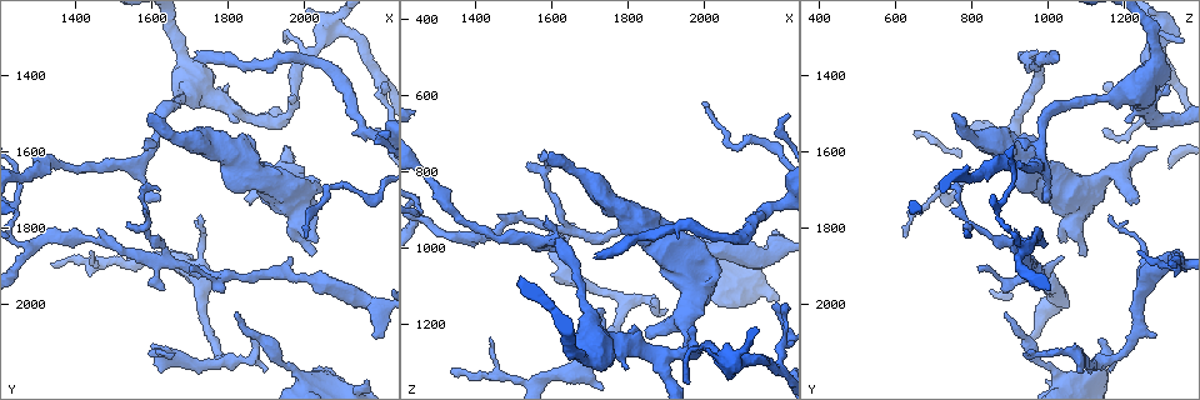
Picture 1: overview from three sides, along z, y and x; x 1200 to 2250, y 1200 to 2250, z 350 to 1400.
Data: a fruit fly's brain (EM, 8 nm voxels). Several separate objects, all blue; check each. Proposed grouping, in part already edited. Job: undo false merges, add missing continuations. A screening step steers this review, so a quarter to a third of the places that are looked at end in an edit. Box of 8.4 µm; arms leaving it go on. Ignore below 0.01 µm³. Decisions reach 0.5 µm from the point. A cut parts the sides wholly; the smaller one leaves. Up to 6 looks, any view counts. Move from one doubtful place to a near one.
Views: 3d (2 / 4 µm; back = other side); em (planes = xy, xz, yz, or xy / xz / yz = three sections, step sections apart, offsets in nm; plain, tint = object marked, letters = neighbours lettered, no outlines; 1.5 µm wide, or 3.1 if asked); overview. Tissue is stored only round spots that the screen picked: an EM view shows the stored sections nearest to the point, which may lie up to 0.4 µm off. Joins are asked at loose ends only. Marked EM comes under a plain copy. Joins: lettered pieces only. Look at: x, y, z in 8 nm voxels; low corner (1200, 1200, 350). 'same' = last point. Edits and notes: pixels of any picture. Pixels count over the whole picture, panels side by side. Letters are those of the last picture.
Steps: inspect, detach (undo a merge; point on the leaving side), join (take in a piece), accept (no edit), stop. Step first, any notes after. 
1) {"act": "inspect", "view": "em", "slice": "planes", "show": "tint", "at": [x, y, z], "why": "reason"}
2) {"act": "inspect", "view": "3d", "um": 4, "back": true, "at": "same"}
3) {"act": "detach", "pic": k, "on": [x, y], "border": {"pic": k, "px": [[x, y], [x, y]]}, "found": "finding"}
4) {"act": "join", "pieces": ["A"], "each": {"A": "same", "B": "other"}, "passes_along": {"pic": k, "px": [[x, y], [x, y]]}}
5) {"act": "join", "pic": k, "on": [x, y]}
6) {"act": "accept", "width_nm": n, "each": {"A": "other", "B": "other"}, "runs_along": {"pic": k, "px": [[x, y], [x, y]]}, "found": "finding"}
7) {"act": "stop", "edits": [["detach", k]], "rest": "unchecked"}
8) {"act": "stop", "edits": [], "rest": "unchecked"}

{"act": "inspect", "view": "em", "slice": "planes", "show": "letters", "at": [1855, 1735, 1240], "why": "free end"}

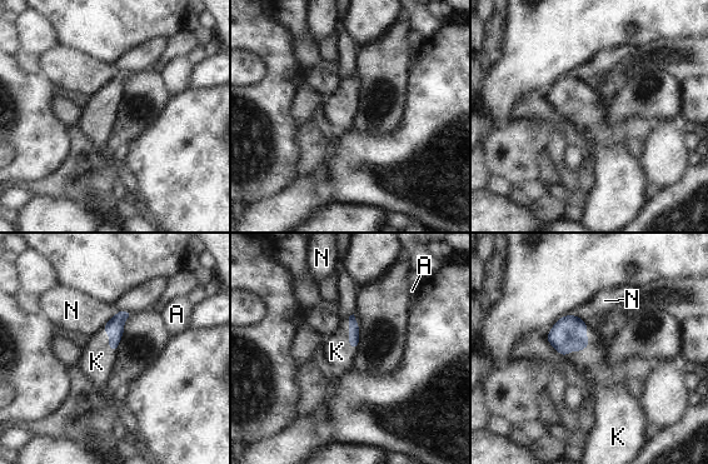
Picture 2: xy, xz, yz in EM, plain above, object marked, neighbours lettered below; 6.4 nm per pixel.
{"act": "join", "pieces": ["K"], "each": {"A": "other", "K": "same", "N": "other"}, "found": "the neuron continues"}

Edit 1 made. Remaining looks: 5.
{"act": "inspect", "view": "em", "slice": "planes", "show": "tint", "at": [1995, 1825, 625], "why": "branch stops here"}

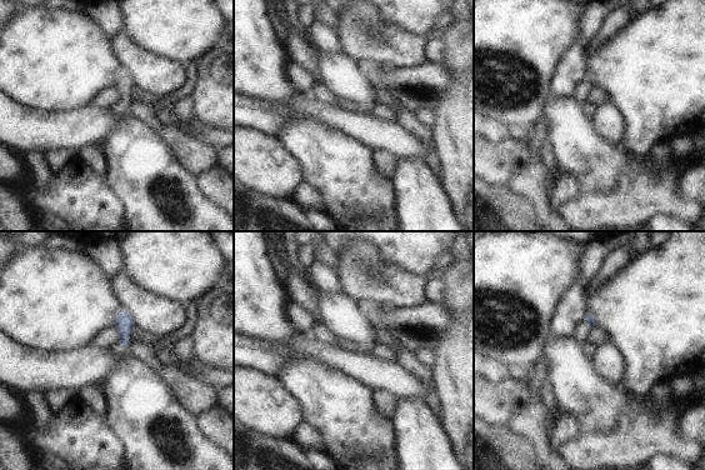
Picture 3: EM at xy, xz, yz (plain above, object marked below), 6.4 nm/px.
{"act": "inspect", "view": "em", "slice": "planes", "show": "letters", "at": "same"}

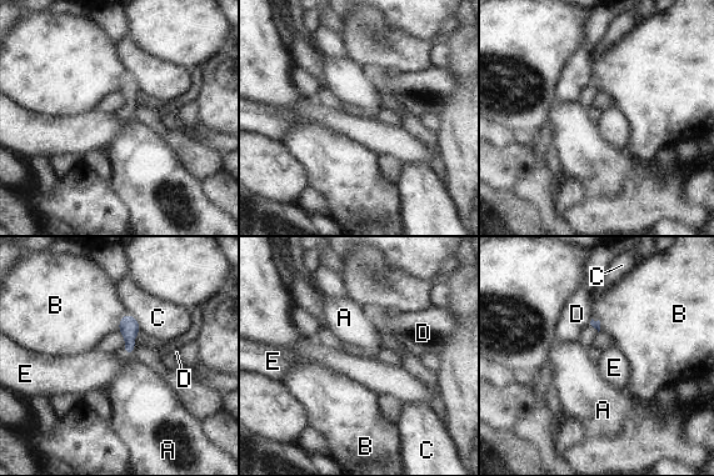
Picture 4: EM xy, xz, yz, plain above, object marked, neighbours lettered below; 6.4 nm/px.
{"act": "accept", "width_nm": 90, "each": {"A": "other", "B": "other", "C": "other", "D": "other", "E": "other"}, "border": {"pic": 4, "px": [[123, 350], [129, 354]]}, "found": "none of them fits"}

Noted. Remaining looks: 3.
{"act": "inspect", "view": "3d", "um": 2, "at": [1600, 1505, 745], "why": "free end"}

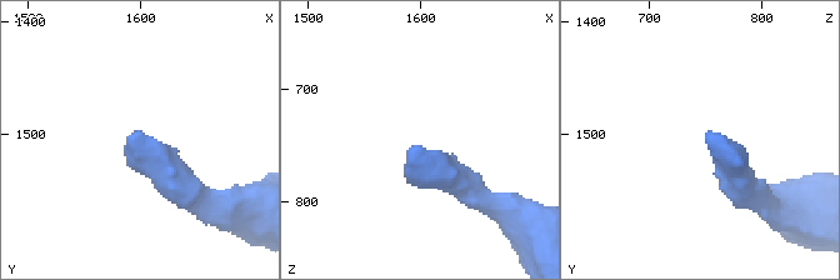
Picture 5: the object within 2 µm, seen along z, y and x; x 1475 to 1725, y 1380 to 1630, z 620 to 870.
{"act": "inspect", "view": "em", "slice": "planes", "show": "tint", "at": [1592, 1502, 750], "why": "need the tissue"}

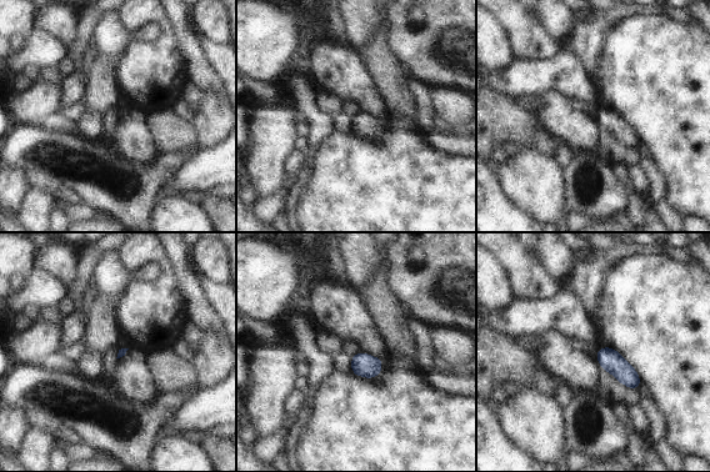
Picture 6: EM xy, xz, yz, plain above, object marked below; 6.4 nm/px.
{"act": "inspect", "view": "em", "slice": "planes", "show": "letters", "at": "same", "why": "what lies round it"}

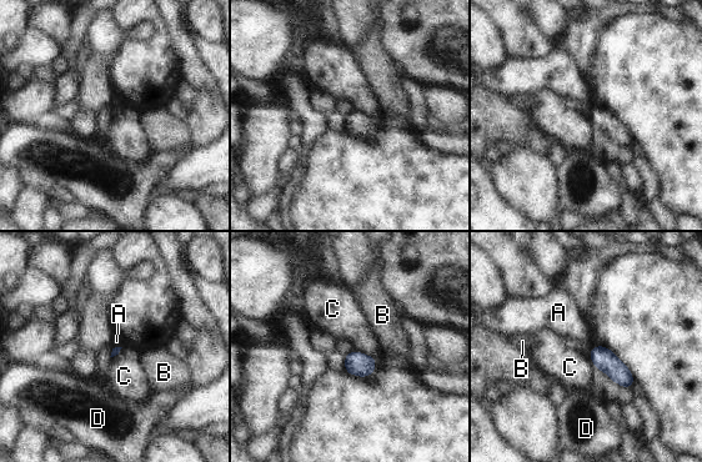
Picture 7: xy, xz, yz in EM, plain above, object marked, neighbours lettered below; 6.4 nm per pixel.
{"act": "accept", "each": {"A": "other", "B": "other", "C": "other", "D": "other"}, "border": {"pic": 7, "px": [[354, 350], [374, 357]]}, "found": "none of them fits"}

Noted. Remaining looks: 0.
{"act": "stop", "edits": [["join", 2]], "rest": "unchecked"}

